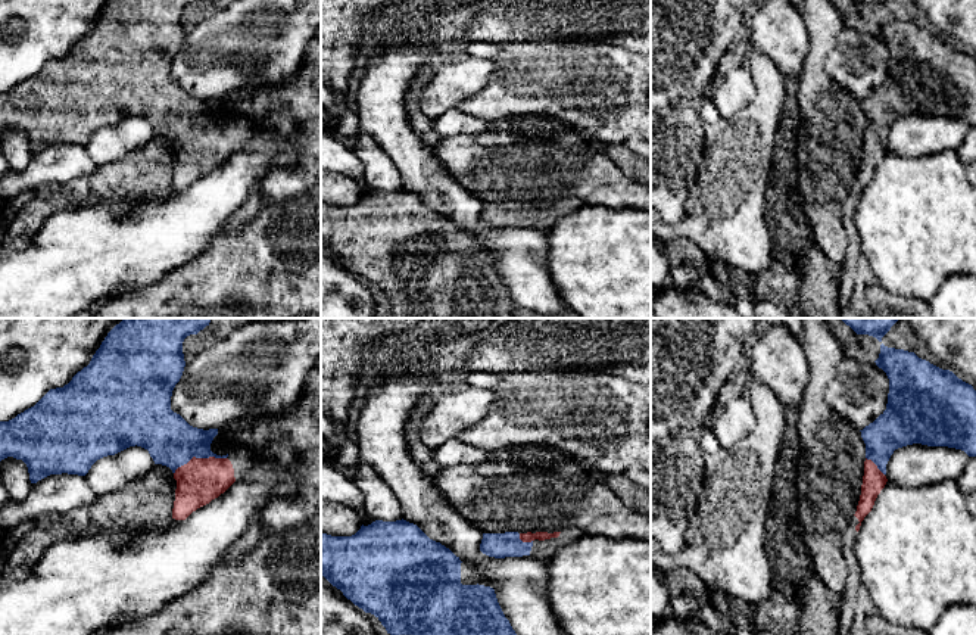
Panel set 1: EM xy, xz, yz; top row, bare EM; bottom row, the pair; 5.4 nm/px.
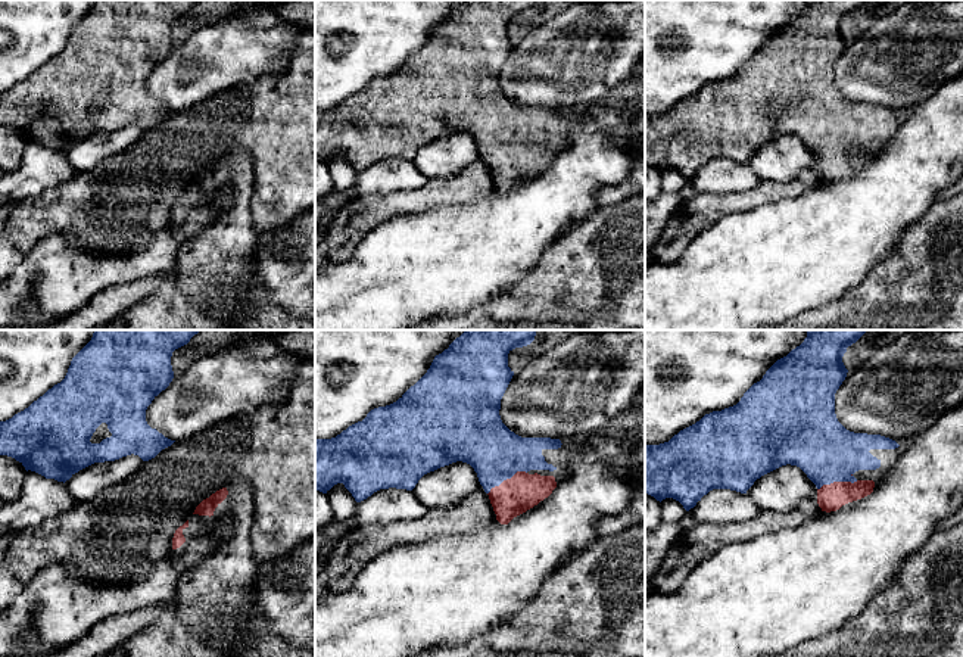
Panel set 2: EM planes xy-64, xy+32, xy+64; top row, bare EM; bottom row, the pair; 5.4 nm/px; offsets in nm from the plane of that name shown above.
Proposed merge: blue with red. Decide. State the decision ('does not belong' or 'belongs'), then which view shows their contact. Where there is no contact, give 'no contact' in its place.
belongs; contact in xy

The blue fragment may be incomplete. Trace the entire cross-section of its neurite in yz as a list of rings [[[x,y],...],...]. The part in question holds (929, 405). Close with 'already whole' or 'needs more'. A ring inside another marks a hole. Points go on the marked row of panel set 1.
[[[883,343],[874,362],[889,379],[889,393],[886,410],[860,430],[866,443],[864,476],[857,511],[842,532],[848,582],[841,595],[839,635],[851,628],[861,586],[854,554],[857,532],[888,482],[886,464],[894,451],[922,443],[976,457],[976,390],[972,385],[914,352]]]; needs more

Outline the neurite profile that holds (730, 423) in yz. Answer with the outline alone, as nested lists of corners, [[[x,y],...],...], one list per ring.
[[[745,395],[718,408],[710,423],[720,448],[729,449],[755,427],[751,402]]]

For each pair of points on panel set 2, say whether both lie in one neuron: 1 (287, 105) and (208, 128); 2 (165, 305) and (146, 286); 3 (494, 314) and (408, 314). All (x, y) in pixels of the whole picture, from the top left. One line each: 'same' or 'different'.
1: same
2: different
3: different

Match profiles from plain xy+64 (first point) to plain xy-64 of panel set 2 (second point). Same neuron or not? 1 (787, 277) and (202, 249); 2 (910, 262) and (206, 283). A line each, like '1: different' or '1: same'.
1: different
2: different

